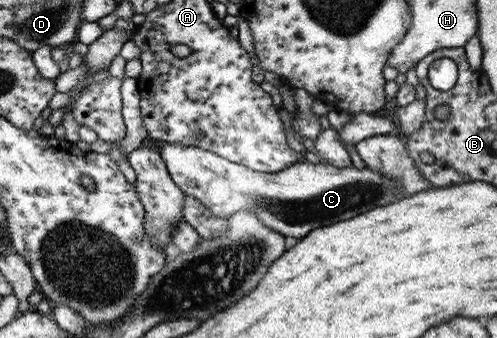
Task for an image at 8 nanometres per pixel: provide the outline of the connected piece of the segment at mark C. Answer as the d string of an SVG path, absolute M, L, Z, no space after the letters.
M177 142L157 145L157 153L173 184L185 196L194 198L211 216L227 220L235 213L250 211L265 228L297 239L316 227L351 219L403 198L398 184L365 165L362 169L352 164L339 168L323 161L319 164L299 161L281 171L258 172L216 153Z

